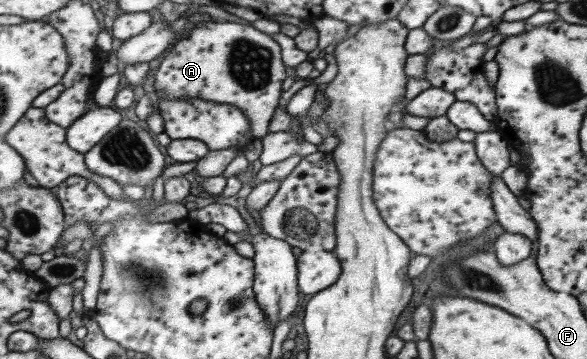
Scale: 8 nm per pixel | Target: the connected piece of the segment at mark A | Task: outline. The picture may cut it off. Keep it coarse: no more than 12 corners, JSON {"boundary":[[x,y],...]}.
{"boundary":[[244,24],[188,30],[154,74],[162,97],[246,115],[253,138],[286,78],[280,47]]}

